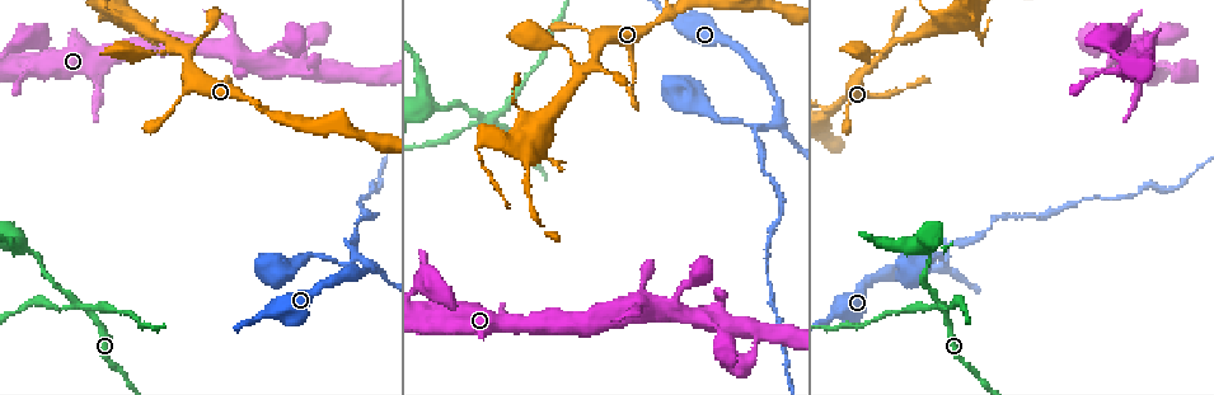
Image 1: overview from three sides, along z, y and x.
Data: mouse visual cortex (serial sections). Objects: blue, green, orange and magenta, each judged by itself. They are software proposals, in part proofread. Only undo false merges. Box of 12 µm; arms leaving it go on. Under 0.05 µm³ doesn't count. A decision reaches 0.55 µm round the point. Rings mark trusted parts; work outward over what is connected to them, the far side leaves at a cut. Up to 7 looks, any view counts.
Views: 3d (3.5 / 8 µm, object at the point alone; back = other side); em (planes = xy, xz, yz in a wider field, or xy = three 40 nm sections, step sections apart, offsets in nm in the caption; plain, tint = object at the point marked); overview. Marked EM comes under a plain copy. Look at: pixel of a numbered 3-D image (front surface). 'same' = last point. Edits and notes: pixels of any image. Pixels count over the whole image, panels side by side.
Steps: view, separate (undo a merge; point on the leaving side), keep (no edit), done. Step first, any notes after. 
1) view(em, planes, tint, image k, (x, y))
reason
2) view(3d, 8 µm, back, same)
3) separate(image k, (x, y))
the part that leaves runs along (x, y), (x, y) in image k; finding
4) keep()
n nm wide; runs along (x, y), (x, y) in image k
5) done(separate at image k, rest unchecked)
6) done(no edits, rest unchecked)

view(3d, 8 µm, image 1, (178, 47))
four or more arms meet

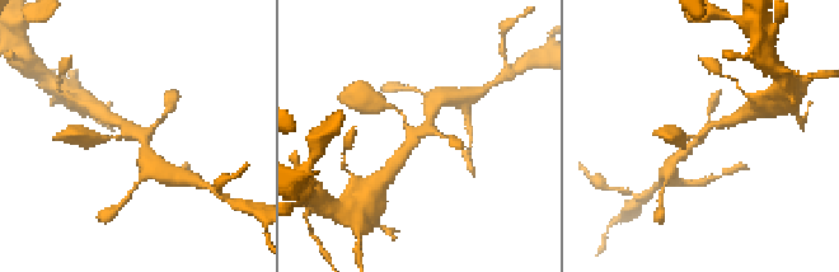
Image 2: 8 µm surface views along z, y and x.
view(3d, 3.5 µm, image 2, (420, 133))
zoom in

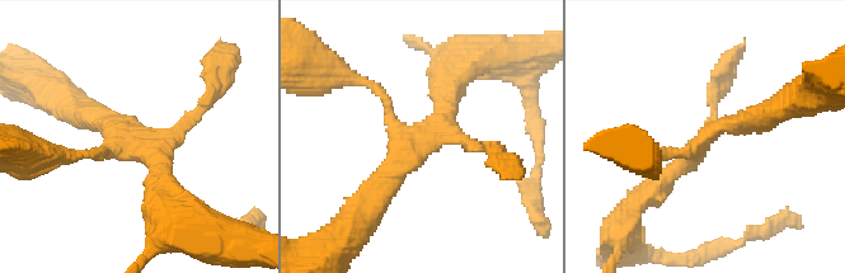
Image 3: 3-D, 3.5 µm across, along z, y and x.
view(em, xy, step 2, tint, image 3, (702, 143))
4 arms; arms of 100, 150, 250, 300 nm

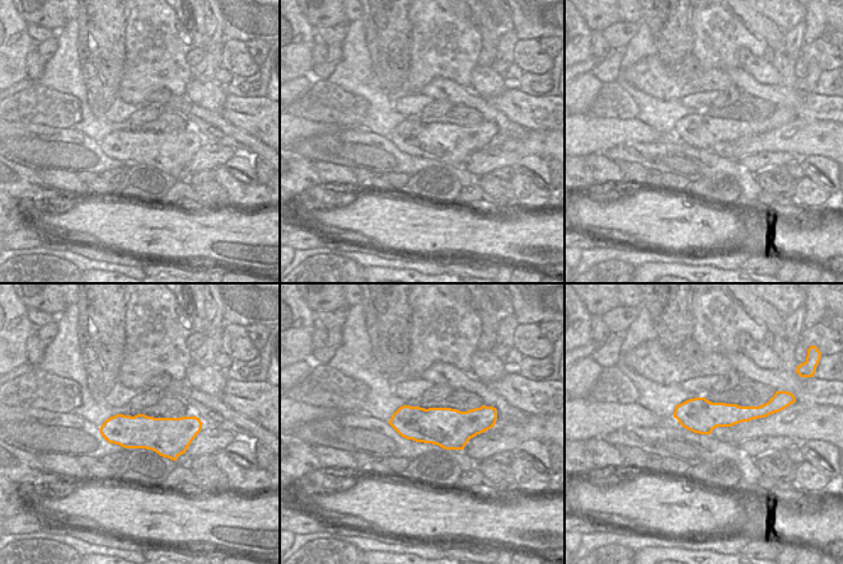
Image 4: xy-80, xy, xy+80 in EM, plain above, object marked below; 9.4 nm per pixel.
keep()
380 nm wide; runs along (452, 85), (375, 198) in image 3; one cell here

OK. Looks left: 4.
view(3d, 8 µm, back, image 1, (494, 123))
four arms meet

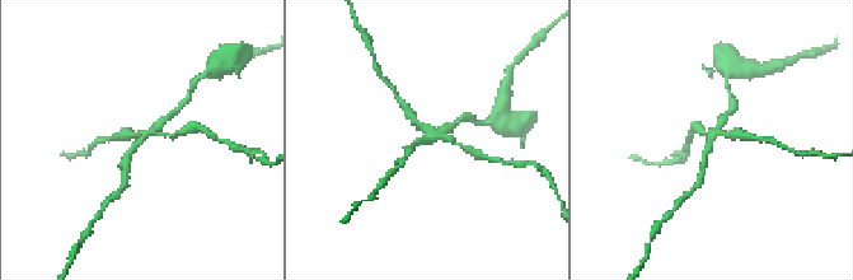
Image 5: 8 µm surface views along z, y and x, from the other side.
view(em, xy, step 1, tint, image 5, (145, 137))

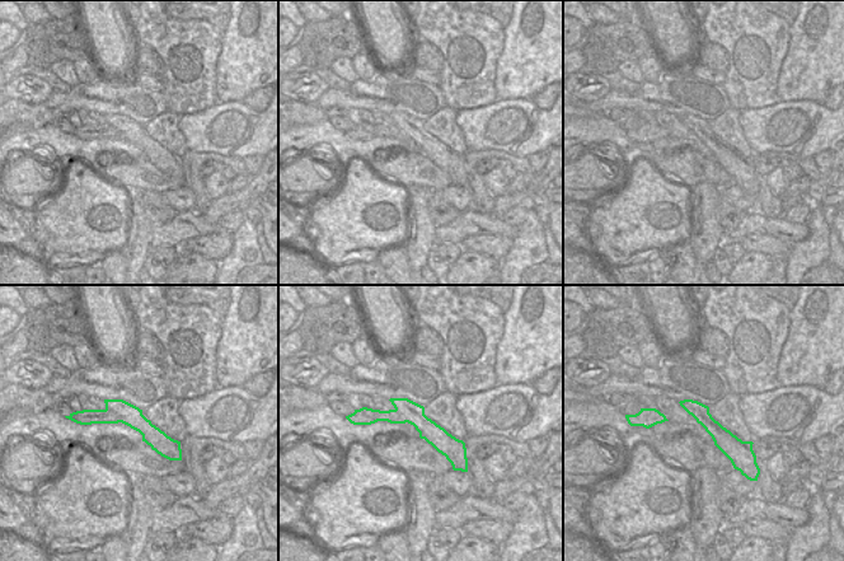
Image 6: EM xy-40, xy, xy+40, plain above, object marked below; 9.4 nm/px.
separate(image 5, (737, 134))
220 nm wide; two cells meet here

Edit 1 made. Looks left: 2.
done(separate at image 5, rest unchecked)

